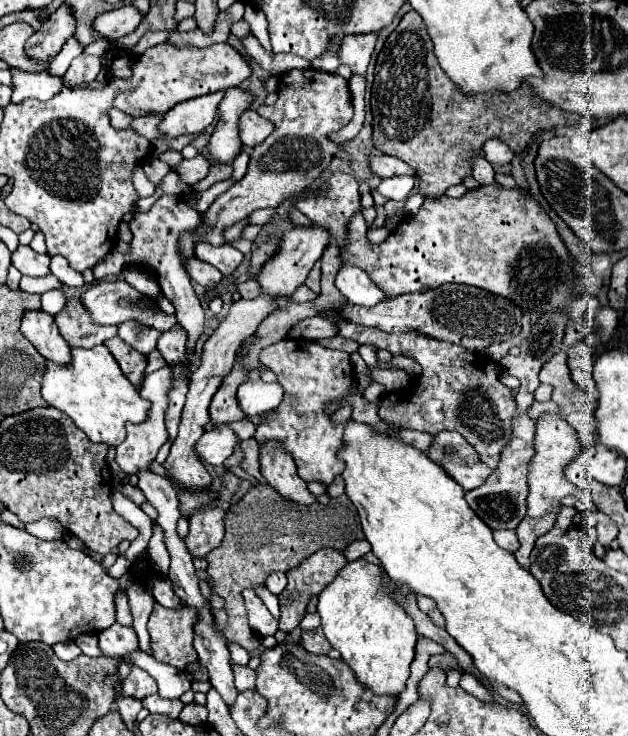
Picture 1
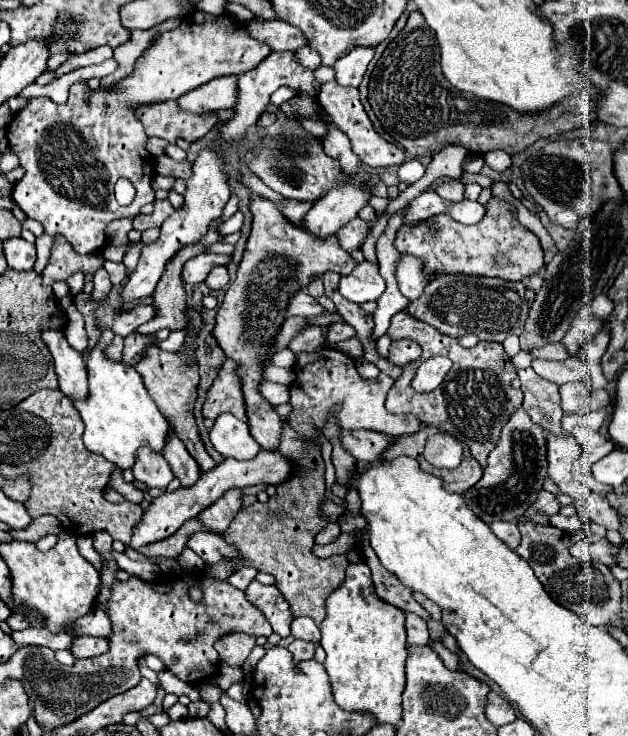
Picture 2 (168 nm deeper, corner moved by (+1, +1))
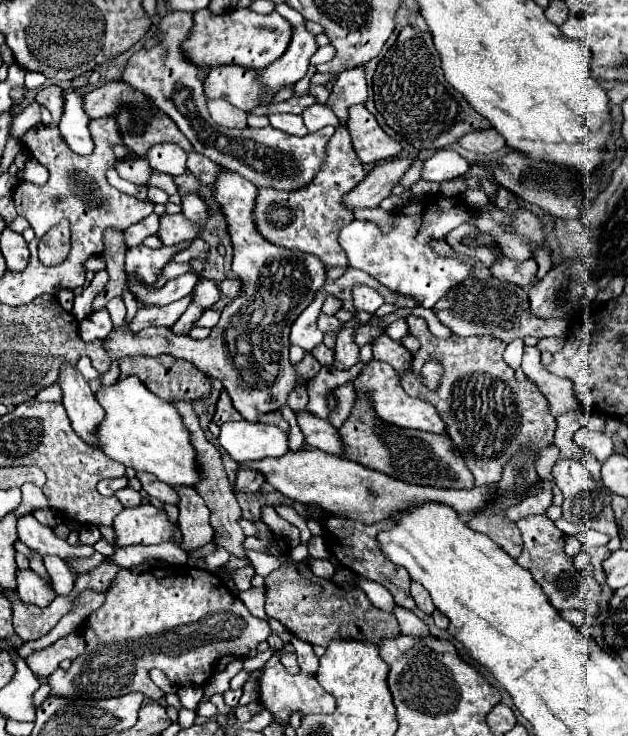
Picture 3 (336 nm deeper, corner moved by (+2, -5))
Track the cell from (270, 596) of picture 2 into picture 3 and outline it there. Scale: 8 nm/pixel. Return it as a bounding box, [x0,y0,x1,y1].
[232,568,254,592]

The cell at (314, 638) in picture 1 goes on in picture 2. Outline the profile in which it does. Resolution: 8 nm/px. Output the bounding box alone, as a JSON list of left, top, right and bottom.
[289,640,319,664]

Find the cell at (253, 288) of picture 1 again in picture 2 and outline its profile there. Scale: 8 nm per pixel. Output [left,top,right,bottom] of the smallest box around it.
[287,292,325,318]

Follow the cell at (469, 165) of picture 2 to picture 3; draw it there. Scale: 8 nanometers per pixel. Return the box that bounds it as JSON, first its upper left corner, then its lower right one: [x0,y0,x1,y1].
[420,148,470,182]

